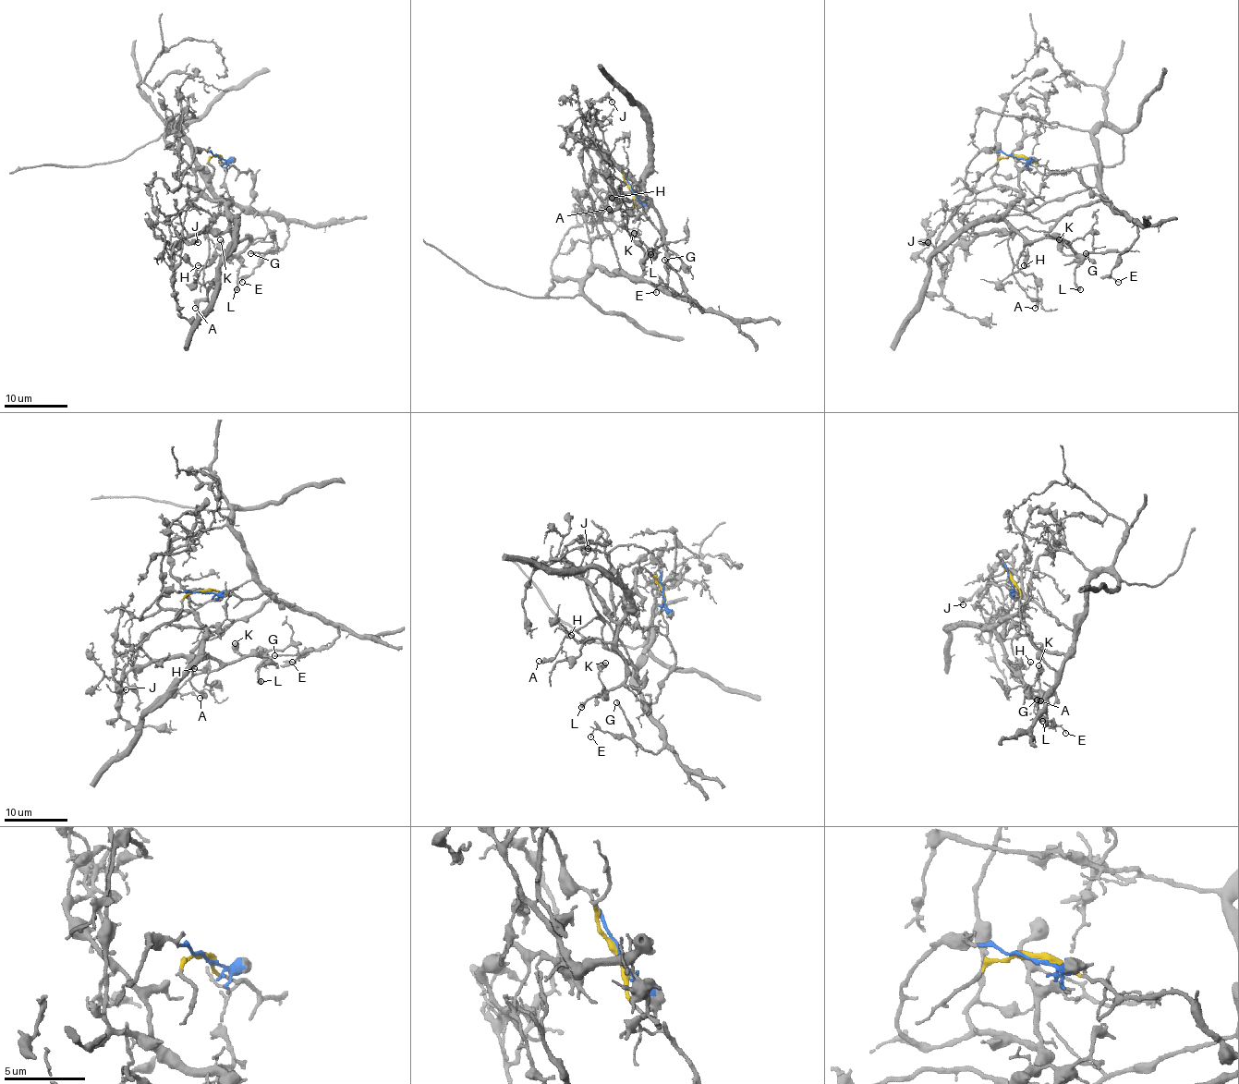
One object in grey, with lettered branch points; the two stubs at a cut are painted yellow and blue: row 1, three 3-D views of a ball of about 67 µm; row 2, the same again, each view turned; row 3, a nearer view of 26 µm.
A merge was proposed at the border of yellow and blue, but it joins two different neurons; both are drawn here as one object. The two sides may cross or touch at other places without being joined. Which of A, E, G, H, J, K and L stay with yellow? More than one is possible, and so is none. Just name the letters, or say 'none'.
A, E, G

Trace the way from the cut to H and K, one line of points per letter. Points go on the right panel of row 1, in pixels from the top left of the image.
H: (1015, 155), (984, 149), (965, 182), (1018, 192), (1006, 222), (1023, 239), (1023, 264)
K: (1015, 155), (984, 149), (965, 184), (1015, 188), (1015, 228), (1074, 255), (1058, 239)

